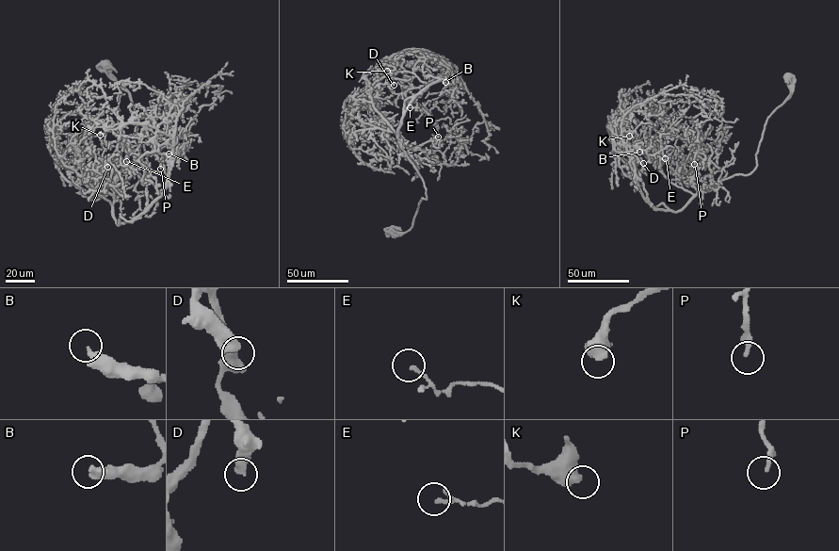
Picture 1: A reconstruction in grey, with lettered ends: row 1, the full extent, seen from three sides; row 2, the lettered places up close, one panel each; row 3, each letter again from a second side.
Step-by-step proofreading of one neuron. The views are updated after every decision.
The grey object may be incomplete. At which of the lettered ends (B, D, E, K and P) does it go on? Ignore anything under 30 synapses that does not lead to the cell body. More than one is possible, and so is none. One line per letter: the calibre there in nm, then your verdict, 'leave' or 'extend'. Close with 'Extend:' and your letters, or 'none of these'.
B: 360 nm | leave
D: 500 nm | leave
E: 90 nm | leave
K: 600 nm | leave
P: 170 nm | leave
Extend: none of these

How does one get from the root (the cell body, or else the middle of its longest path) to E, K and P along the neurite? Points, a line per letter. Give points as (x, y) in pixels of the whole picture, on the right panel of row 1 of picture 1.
E: (788, 76), (750, 173), (676, 212), (656, 209), (630, 153), (653, 145), (665, 158)
K: (788, 76), (790, 94), (767, 119), (756, 168), (709, 185), (676, 212), (650, 203), (615, 135), (629, 136)
P: (788, 76), (790, 94), (768, 117), (750, 173), (698, 190), (692, 176), (707, 158), (698, 152), (694, 164)

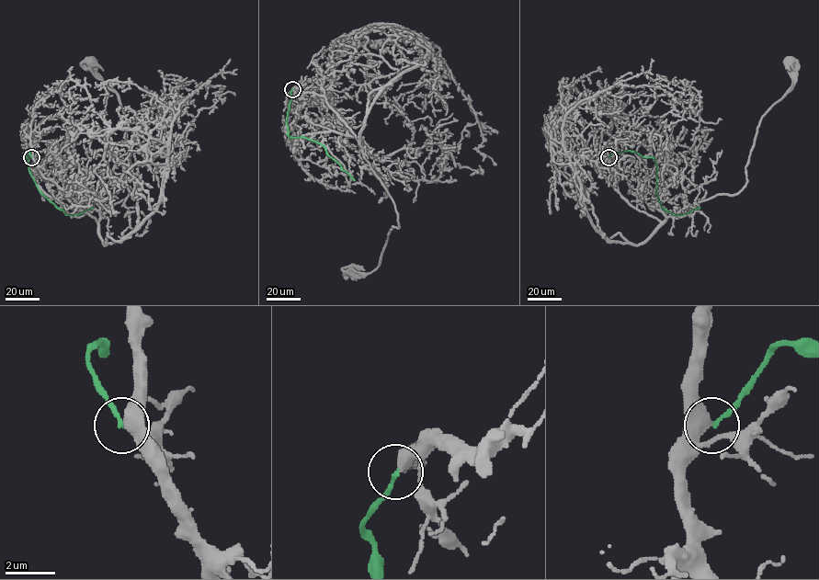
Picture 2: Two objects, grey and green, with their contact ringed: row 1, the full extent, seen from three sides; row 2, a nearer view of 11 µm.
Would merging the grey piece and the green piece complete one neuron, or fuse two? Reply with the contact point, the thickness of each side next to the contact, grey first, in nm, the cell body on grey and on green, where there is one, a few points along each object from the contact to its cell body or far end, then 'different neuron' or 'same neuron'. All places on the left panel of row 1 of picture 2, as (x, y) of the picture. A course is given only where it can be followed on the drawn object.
(31, 157) | 600/150 nm | grey (91, 61) | green none | grey via (31, 157), (44, 176), (97, 221), (113, 204), (136, 194), (119, 96), (93, 73), (90, 61) | green via (31, 157), (28, 150), (25, 156), (28, 170), (38, 188), (59, 209), (66, 214), (76, 215), (94, 208) | different neuron

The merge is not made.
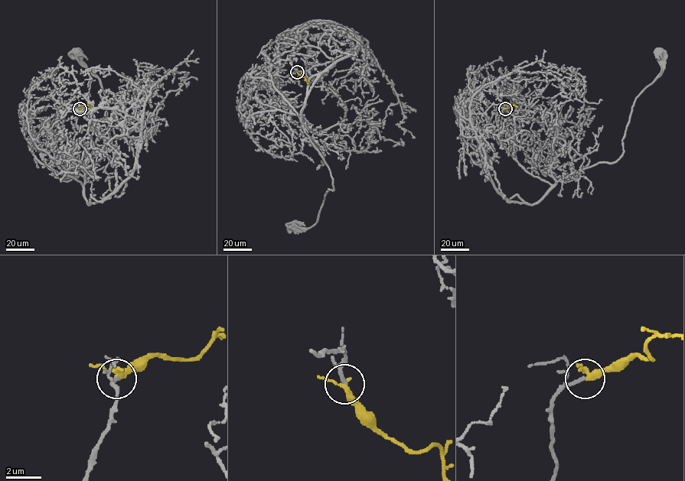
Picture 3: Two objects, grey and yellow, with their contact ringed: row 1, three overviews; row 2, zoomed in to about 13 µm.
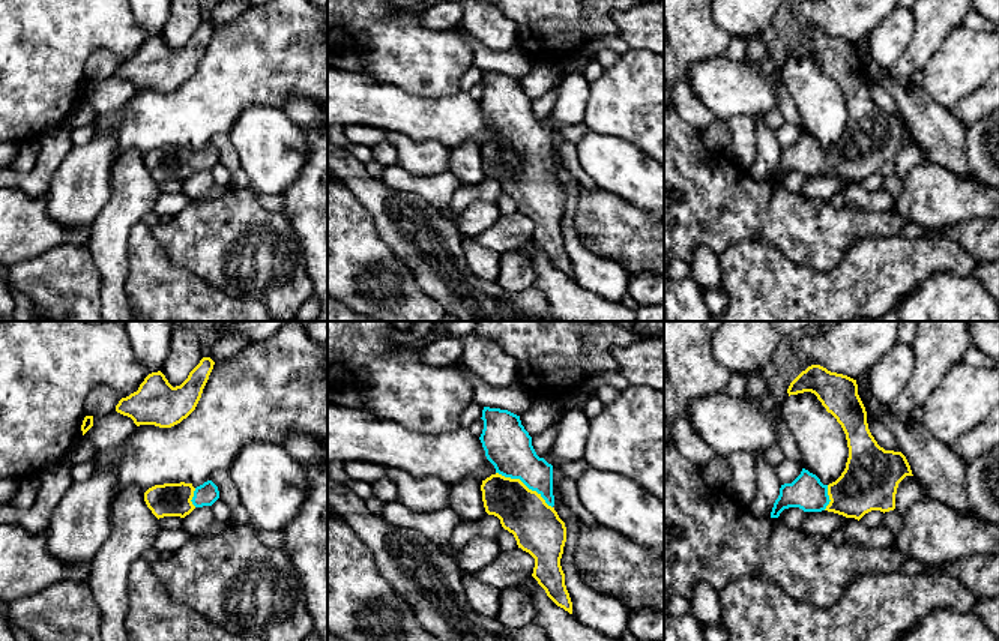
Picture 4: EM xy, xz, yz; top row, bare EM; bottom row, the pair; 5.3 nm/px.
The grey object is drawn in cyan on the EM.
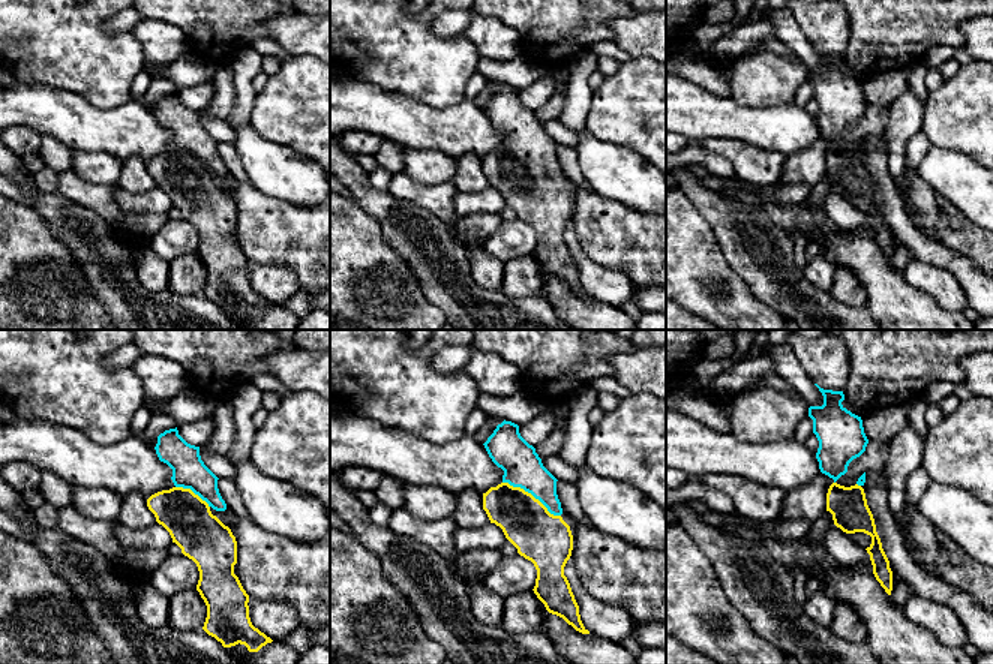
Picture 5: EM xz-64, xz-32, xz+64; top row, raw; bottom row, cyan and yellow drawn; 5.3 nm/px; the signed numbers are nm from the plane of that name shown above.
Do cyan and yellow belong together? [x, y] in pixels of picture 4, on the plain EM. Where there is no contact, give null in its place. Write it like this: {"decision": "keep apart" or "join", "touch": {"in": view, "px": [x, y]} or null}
{"decision": "join", "touch": {"in": "xz", "px": [525, 147]}}

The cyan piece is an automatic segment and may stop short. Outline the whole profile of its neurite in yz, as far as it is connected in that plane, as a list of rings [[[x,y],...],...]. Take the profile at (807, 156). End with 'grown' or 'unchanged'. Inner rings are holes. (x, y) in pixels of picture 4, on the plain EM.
[[[811,29],[787,53],[789,60],[804,56],[814,57],[841,89],[849,122],[841,140],[829,149],[802,132],[792,147],[781,149],[771,182],[789,171],[828,174],[858,185],[871,174],[894,174],[898,147],[913,138],[901,116],[885,114],[871,99],[856,44]]]; grown

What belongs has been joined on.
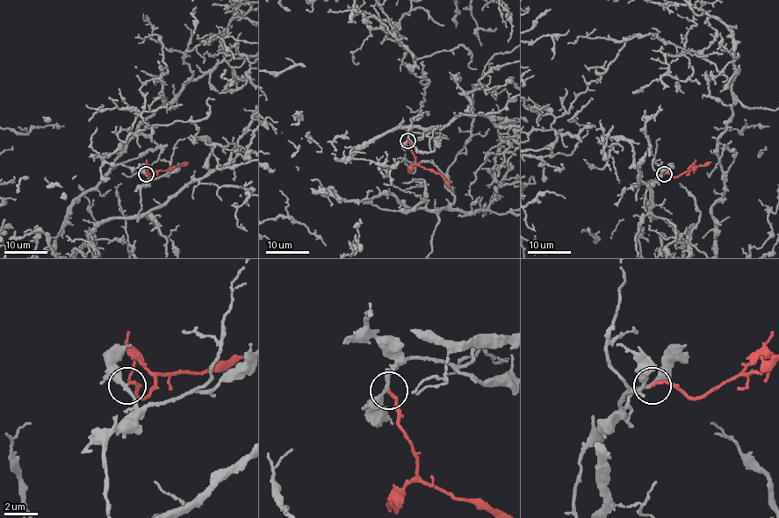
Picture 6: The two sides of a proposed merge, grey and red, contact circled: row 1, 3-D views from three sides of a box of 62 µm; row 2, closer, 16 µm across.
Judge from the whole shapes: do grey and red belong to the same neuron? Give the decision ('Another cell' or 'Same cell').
Same cell

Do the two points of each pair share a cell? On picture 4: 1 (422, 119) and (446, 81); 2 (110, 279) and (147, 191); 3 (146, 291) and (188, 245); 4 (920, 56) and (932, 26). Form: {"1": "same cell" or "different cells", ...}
{"1": "different cells", "2": "same cell", "3": "different cells", "4": "same cell"}

